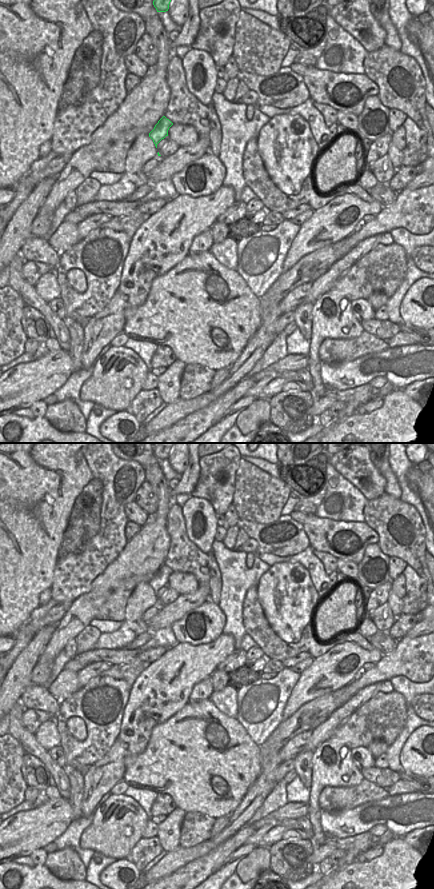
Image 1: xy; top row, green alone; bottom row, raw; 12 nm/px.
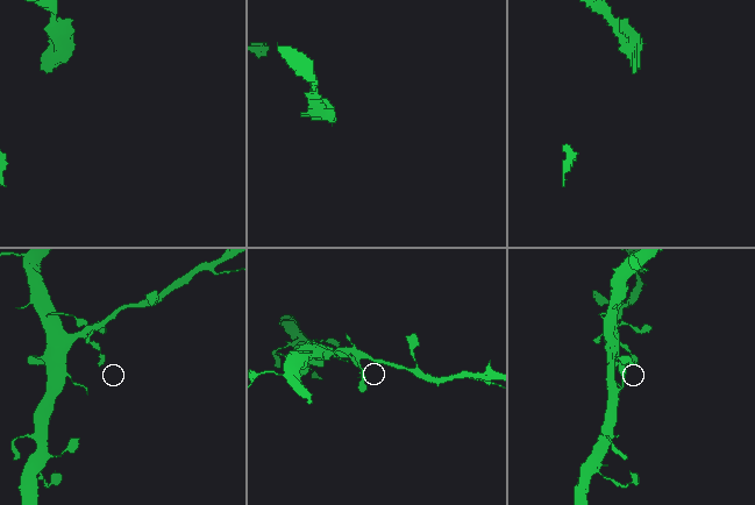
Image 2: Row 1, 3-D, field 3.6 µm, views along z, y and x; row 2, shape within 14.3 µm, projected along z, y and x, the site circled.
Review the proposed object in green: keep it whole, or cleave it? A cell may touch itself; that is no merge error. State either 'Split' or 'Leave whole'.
Leave whole

